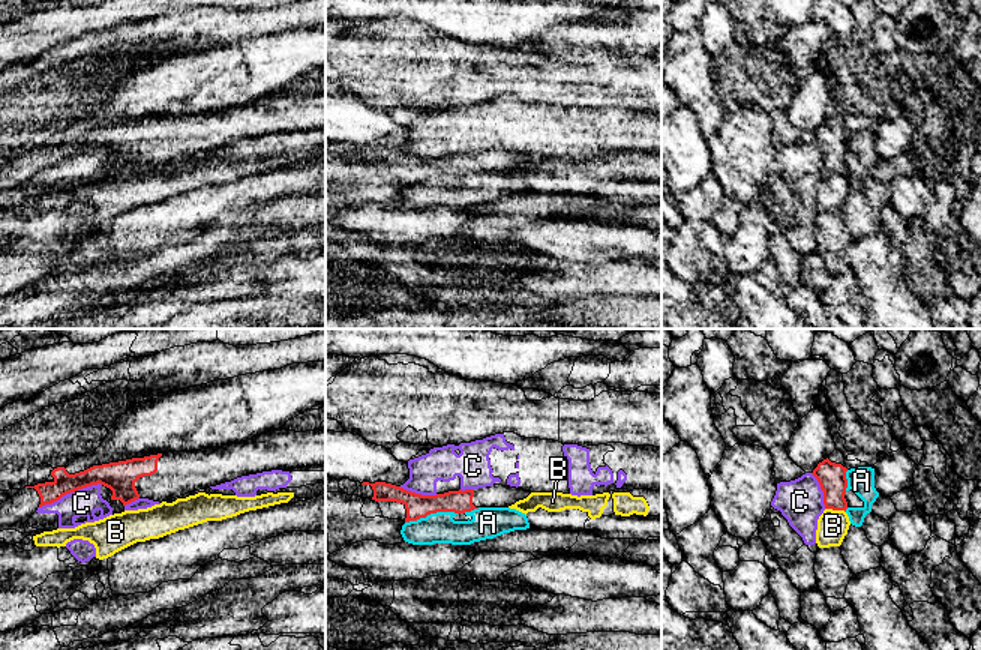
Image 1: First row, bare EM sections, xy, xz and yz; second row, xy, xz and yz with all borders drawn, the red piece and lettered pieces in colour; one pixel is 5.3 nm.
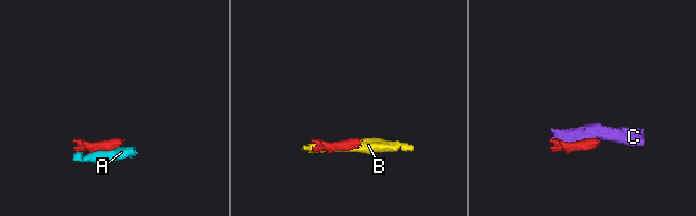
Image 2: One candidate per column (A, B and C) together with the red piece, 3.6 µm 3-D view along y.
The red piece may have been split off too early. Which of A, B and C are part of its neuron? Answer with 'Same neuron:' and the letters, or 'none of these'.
Same neuron: none of these

